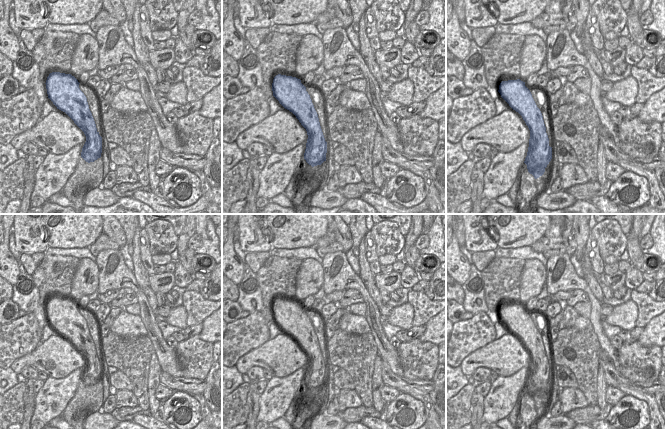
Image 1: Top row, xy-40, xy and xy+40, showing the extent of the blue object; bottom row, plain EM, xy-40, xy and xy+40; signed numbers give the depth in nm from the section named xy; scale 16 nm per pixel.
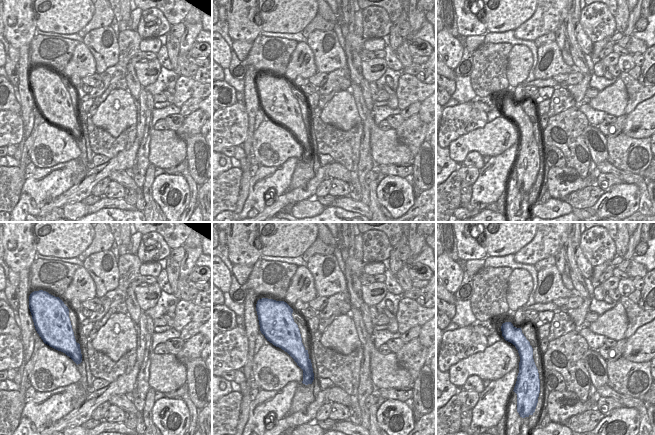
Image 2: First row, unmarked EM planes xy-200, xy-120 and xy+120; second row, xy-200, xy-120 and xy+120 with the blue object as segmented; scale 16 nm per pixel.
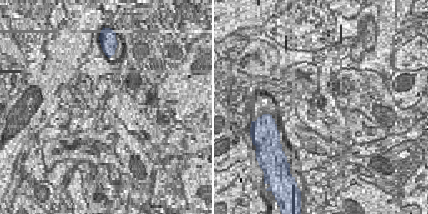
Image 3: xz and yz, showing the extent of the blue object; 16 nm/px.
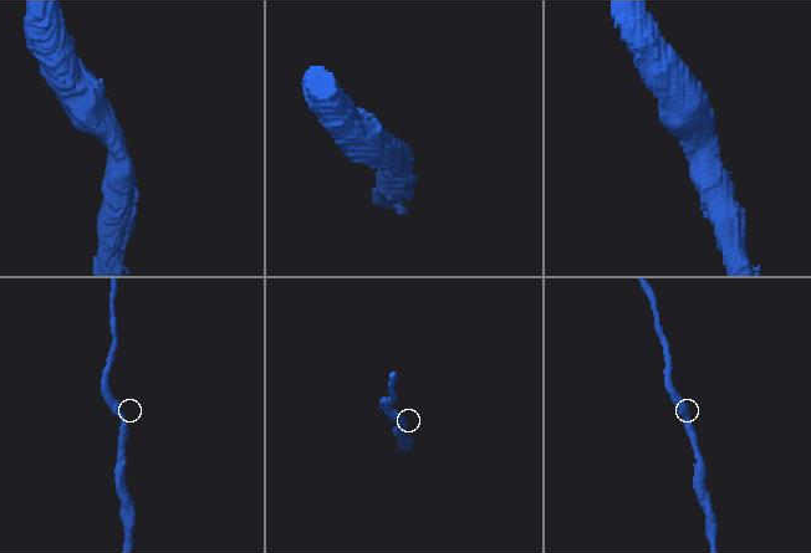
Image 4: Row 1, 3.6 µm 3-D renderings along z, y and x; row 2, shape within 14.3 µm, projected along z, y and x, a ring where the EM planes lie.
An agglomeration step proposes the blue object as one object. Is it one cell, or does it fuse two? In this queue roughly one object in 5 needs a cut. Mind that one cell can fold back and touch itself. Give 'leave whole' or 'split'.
leave whole

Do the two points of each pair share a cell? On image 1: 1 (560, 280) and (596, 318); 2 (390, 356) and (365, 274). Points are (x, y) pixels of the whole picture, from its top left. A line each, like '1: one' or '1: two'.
1: one
2: two

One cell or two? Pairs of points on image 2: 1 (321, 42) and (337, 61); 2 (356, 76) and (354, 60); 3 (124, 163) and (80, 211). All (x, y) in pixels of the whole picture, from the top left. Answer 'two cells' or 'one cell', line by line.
1: one cell
2: one cell
3: two cells

